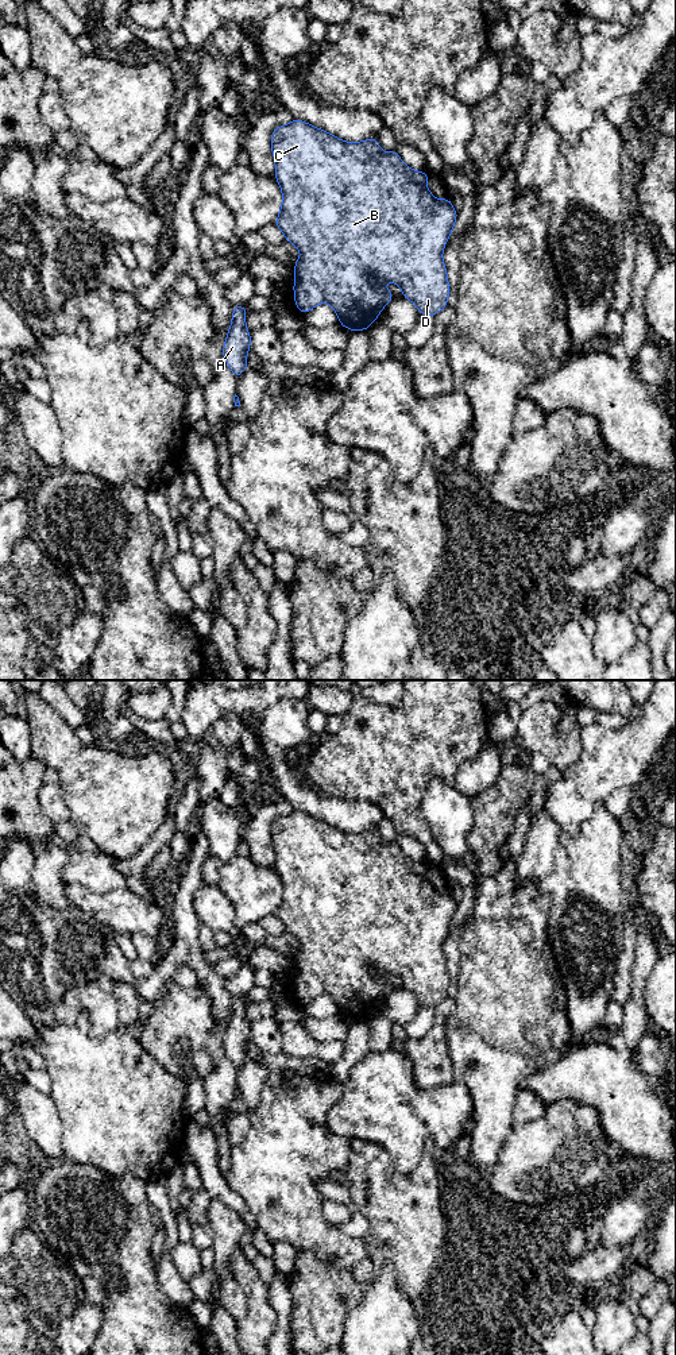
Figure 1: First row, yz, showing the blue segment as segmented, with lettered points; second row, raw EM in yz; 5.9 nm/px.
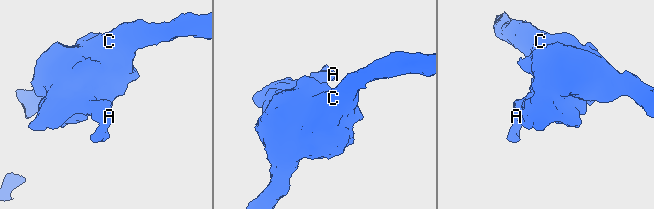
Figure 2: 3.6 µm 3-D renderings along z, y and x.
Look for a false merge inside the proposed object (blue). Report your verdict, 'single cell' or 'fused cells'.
single cell

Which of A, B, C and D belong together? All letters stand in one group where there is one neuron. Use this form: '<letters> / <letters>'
A B C D

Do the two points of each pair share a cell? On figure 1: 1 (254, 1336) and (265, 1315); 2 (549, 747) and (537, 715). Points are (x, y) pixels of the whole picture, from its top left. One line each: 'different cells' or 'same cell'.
1: same cell
2: same cell

